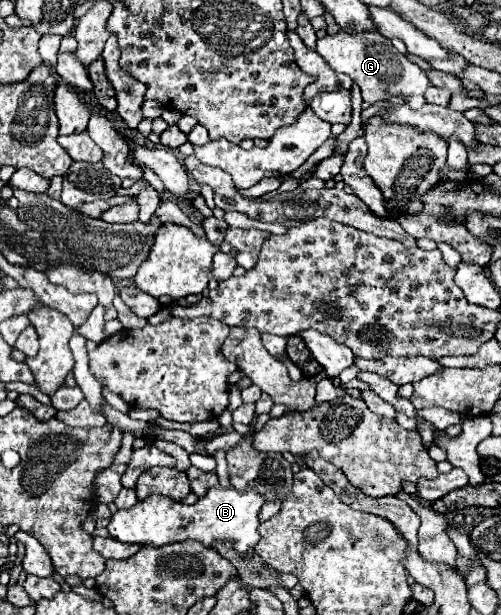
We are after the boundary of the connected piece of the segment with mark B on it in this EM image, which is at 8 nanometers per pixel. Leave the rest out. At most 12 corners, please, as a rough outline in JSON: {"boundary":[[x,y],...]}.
{"boundary":[[212,486],[196,504],[148,496],[112,514],[128,544],[260,540],[264,496]]}

